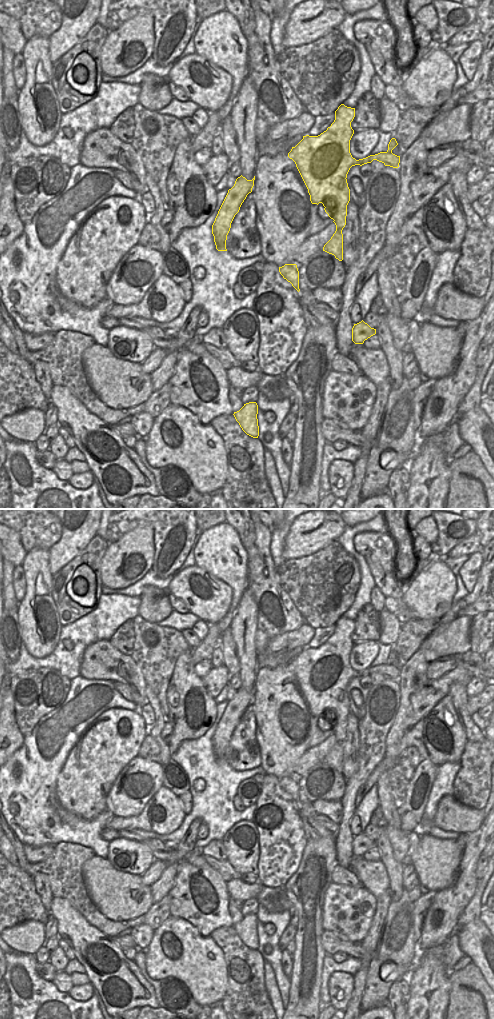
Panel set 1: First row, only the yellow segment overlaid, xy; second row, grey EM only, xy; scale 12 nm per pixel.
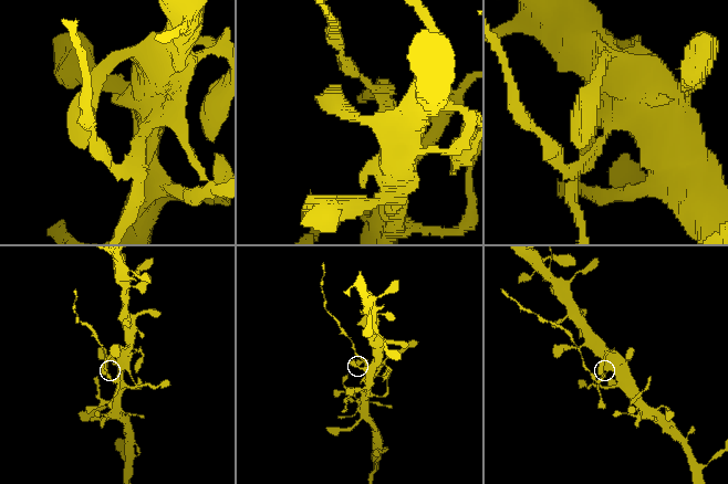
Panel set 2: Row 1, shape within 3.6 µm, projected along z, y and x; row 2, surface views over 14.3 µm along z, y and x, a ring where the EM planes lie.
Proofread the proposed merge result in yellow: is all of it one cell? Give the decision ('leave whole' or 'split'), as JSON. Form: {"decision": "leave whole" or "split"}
{"decision": "split"}

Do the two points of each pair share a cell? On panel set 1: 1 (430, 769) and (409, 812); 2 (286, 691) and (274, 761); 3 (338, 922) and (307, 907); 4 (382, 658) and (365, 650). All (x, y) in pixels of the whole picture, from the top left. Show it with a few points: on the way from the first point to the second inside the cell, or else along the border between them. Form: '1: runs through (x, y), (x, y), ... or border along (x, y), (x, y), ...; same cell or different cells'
1: runs through (419, 776), (414, 783), (410, 800); same cell
2: runs through (279, 708), (278, 744); same cell
3: border along (325, 891), (322, 907), (323, 929); different cells
4: border along (378, 642), (378, 654), (370, 666); different cells

